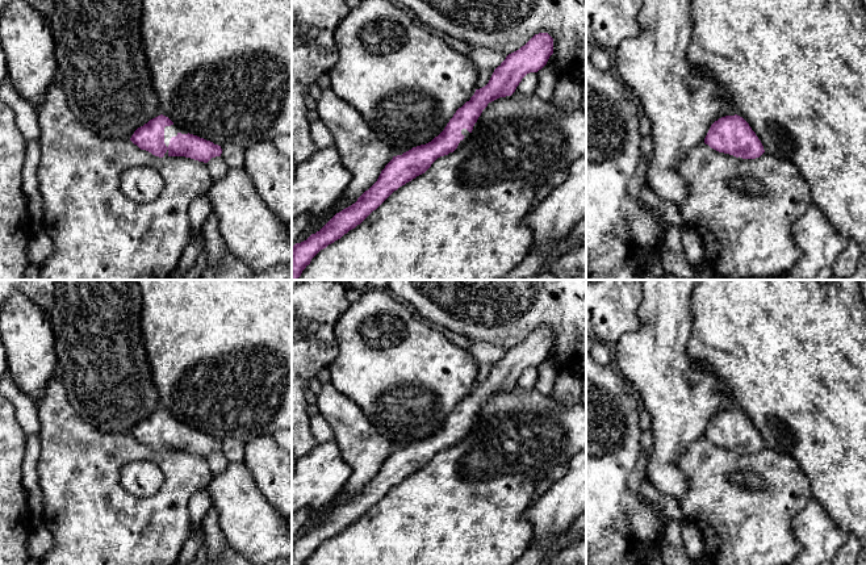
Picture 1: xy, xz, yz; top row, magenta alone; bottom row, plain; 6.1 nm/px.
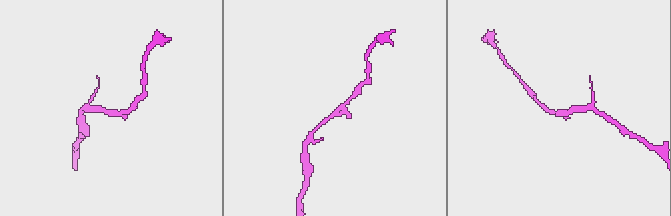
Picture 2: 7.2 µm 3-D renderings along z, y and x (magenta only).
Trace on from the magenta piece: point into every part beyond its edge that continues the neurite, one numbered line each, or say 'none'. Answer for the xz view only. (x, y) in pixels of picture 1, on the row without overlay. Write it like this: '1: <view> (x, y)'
1: xz (464, 426)

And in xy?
1: xy (172, 425)

